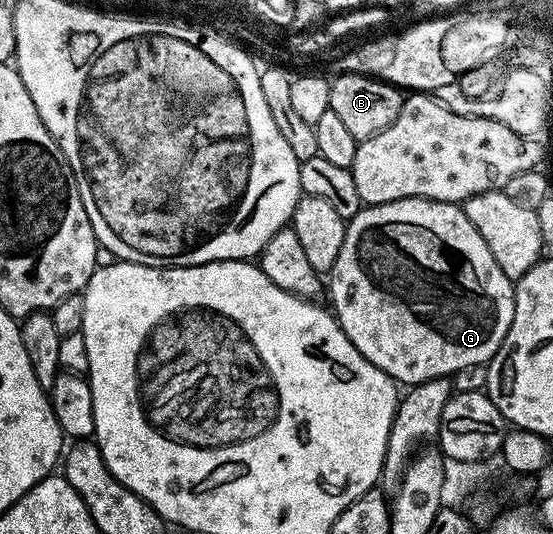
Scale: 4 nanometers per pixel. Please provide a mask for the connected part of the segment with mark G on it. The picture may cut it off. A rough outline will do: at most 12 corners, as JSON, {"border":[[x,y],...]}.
{"border":[[459,204],[347,222],[334,318],[399,385],[489,364],[514,283]]}

